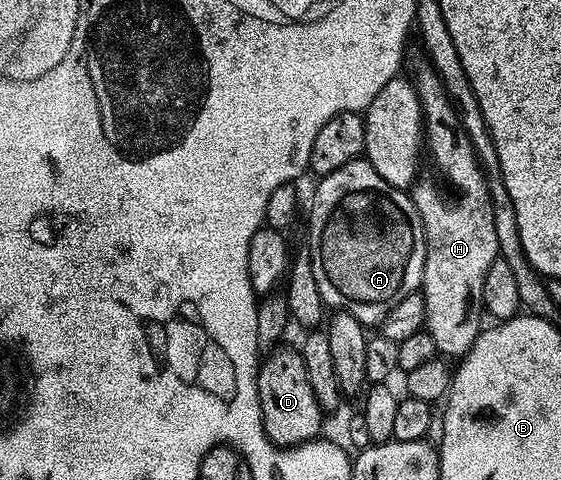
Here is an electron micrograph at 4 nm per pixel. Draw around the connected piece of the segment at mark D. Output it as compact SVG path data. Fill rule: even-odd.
M274 347L270 353L261 358L258 366L258 398L262 412L262 426L276 444L279 446L301 445L305 441L313 440L319 436L322 429L324 414L322 408L316 403L316 395L312 391L312 383L308 379L308 367L304 367L304 359L297 348L280 349Z

